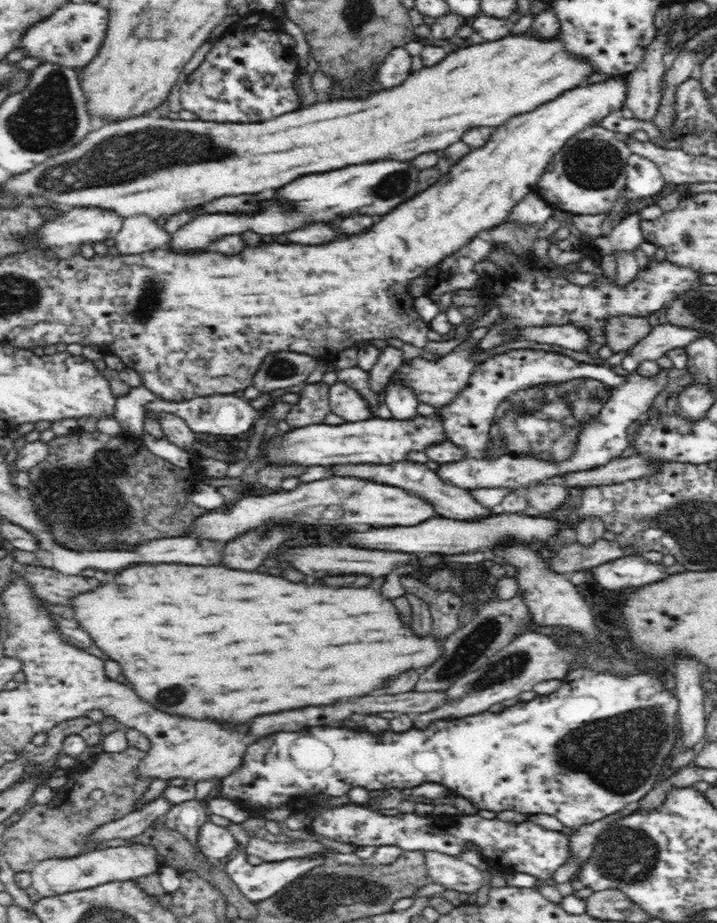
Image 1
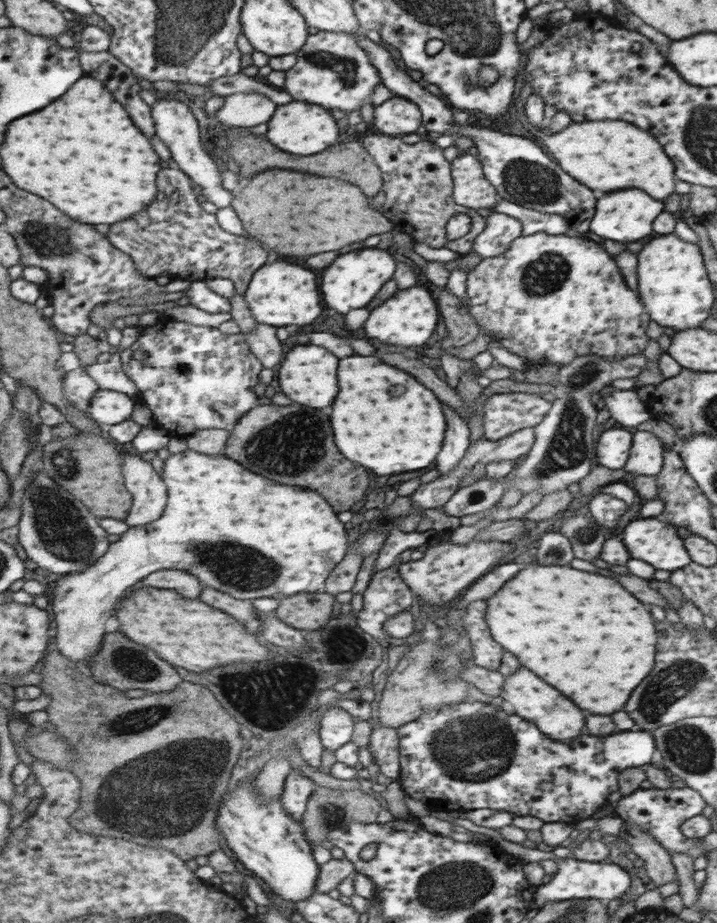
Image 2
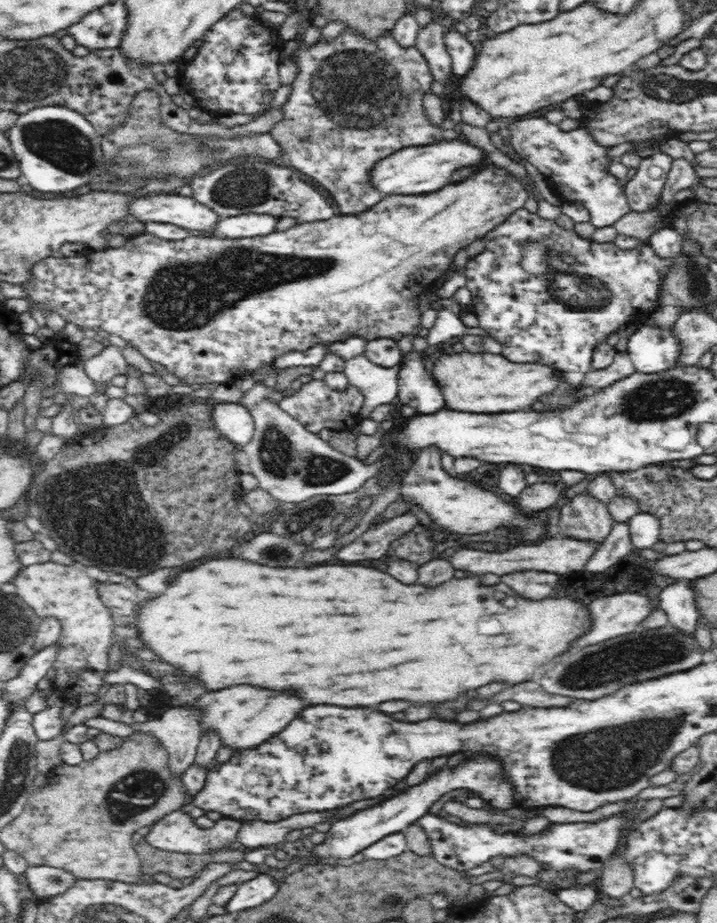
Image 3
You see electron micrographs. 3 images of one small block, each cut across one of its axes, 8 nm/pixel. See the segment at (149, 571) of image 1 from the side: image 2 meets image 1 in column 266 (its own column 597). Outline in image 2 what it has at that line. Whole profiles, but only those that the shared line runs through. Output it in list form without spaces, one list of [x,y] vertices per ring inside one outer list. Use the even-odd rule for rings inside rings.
[[[529,566],[519,570],[485,602],[489,602],[489,630],[493,630],[493,638],[497,638],[497,642],[501,642],[527,670],[541,674],[545,682],[553,682],[561,694],[573,698],[581,710],[591,714],[617,712],[631,690],[653,668],[657,636],[651,616],[641,602],[611,578],[569,566]]]

